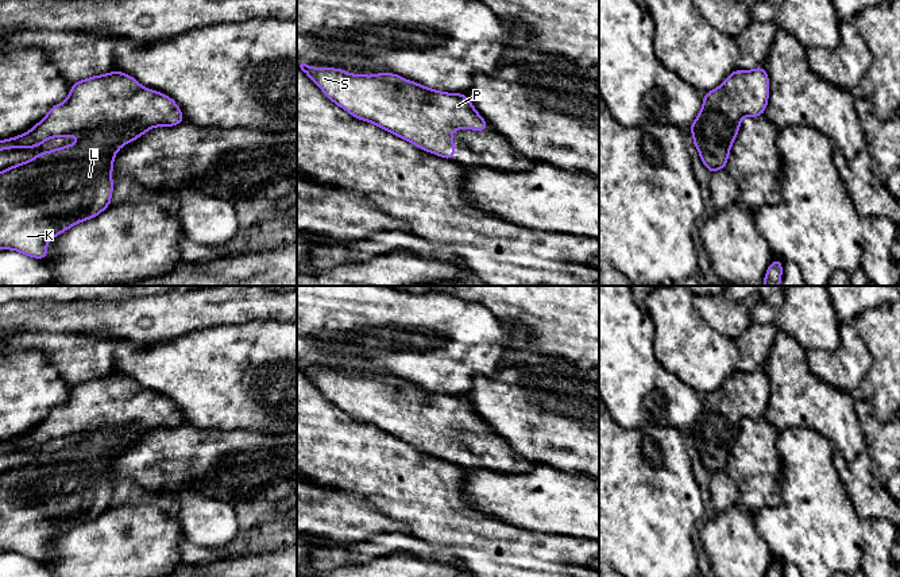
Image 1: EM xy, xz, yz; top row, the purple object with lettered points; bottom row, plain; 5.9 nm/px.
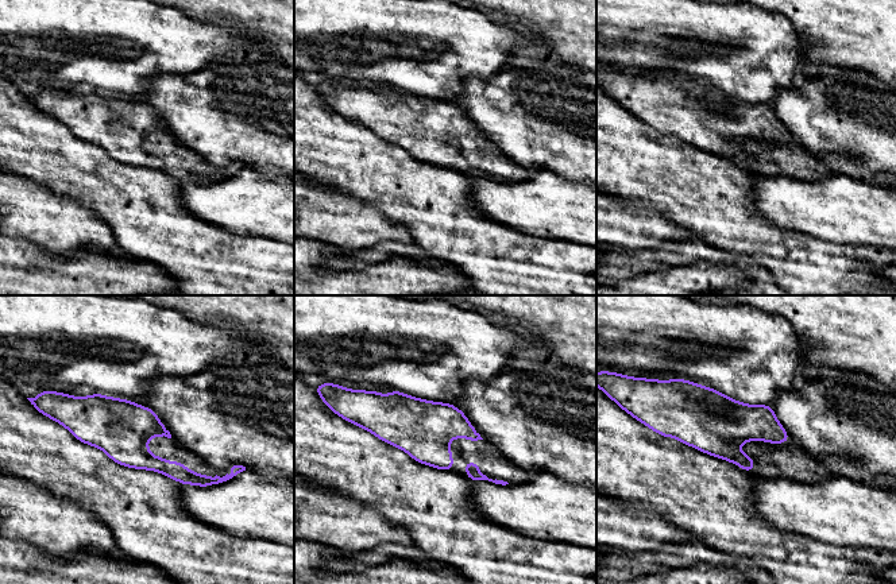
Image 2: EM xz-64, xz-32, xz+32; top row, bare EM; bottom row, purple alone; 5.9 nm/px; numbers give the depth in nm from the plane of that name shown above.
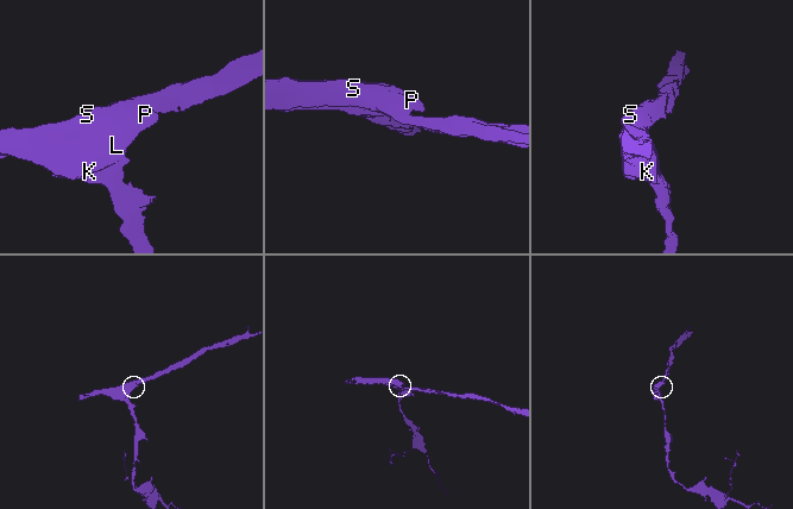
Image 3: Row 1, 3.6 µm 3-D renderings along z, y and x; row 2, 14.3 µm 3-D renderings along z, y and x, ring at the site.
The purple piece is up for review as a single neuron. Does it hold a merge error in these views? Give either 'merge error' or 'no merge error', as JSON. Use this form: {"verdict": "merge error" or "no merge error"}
{"verdict": "no merge error"}

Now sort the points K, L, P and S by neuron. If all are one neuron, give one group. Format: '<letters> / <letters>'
K L P S

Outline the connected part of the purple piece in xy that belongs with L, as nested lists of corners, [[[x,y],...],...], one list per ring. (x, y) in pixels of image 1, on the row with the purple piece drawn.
[[[113,70],[72,84],[69,97],[53,105],[28,132],[0,140],[3,151],[34,148],[57,136],[82,136],[73,146],[40,152],[0,171],[0,249],[45,260],[47,243],[53,237],[111,206],[116,152],[154,127],[175,127],[184,120],[181,108],[171,97],[142,86],[127,73]]]

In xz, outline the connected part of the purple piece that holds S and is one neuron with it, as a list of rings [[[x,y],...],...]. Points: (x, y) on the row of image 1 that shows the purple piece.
[[[304,62],[300,67],[335,105],[345,109],[355,119],[372,123],[416,147],[448,160],[455,159],[455,140],[451,136],[455,129],[490,129],[464,93],[434,90],[394,73],[349,74],[343,69],[312,67]]]

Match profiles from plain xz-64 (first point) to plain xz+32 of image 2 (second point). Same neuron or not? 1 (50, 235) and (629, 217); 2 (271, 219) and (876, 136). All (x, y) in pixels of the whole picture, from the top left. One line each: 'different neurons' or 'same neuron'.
1: same neuron
2: different neurons

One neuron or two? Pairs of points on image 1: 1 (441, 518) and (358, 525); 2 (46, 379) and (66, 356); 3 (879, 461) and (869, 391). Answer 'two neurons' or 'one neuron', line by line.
1: two neurons
2: two neurons
3: two neurons

